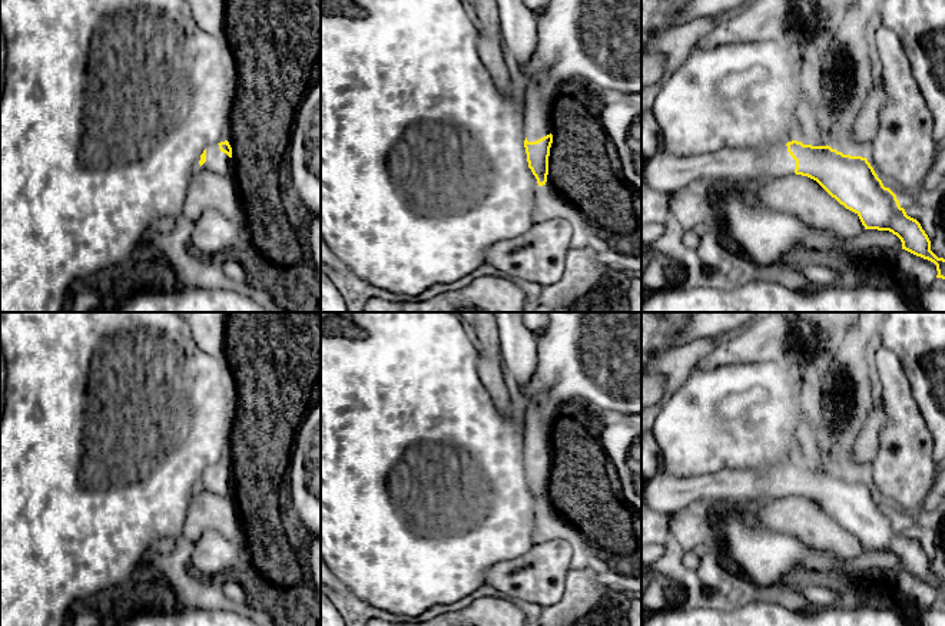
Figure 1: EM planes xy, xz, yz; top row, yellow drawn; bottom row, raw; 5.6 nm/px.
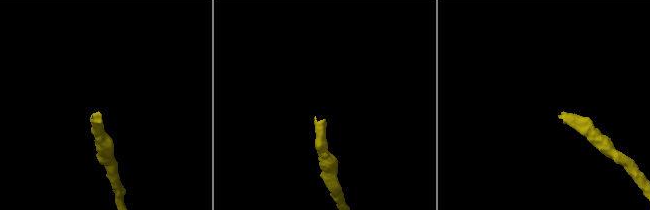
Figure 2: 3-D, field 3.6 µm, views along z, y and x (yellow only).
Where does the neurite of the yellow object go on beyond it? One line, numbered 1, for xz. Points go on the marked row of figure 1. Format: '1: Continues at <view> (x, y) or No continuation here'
1: Continues at xz (536, 92)

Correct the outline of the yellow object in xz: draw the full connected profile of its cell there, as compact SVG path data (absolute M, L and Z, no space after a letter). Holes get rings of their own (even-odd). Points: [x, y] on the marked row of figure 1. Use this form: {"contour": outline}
{"contour": "M546 70L538 72L521 85L521 100L524 102L527 162L538 186L543 186L547 182L548 156L553 143L548 117L553 96L550 76Z"}

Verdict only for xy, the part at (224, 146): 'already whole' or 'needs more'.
needs more

